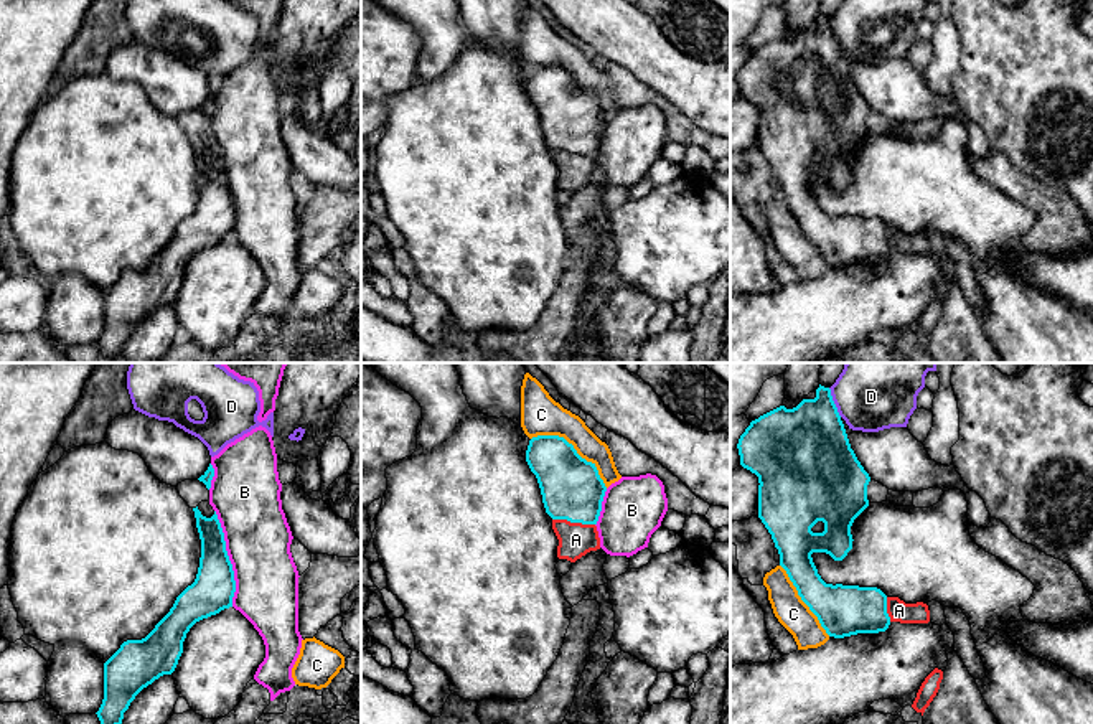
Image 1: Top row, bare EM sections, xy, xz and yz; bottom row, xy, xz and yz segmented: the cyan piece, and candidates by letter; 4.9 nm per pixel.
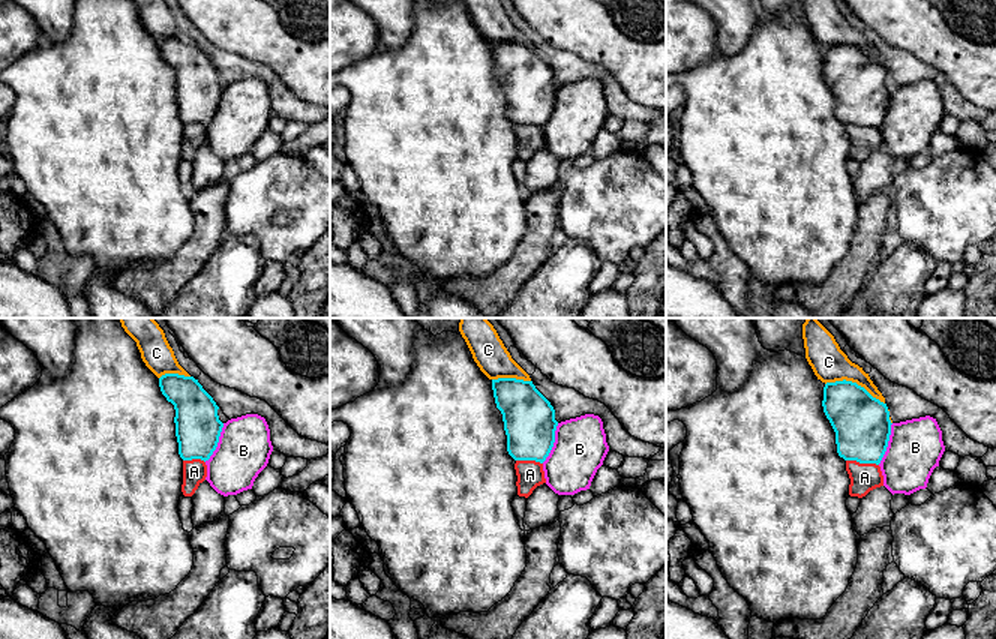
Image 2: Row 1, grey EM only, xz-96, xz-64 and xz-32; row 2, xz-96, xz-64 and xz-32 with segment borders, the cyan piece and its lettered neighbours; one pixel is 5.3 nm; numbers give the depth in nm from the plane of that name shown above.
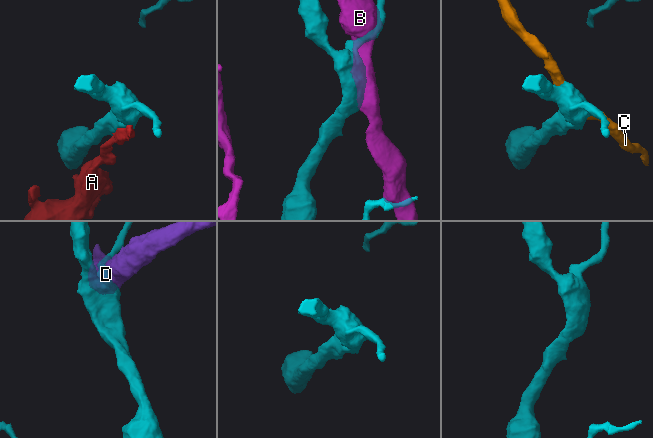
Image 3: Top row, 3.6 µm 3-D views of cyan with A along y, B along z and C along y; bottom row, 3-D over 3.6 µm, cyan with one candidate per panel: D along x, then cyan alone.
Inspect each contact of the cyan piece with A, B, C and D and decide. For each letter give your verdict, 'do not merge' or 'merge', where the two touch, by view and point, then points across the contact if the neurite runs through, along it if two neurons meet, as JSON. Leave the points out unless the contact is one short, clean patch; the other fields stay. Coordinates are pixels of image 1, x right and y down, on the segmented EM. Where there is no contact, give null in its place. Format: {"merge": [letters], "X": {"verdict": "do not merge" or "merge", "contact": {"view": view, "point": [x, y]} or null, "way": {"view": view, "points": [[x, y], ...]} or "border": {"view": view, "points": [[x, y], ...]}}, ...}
{"merge": [], "A": {"verdict": "do not merge", "contact": {"view": "xz", "point": [574, 521]}}, "B": {"verdict": "do not merge", "contact": {"view": "xy", "point": [228, 558]}}, "C": {"verdict": "do not merge", "contact": {"view": "xz", "point": [572, 447]}}, "D": {"verdict": "do not merge", "contact": {"view": "yz", "point": [833, 403]}}}

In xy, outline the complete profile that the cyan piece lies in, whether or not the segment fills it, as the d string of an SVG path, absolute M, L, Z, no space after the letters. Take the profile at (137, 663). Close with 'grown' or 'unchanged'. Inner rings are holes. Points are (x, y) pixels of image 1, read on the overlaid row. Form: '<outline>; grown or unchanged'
M198 506L193 511L201 539L196 579L145 638L124 642L104 663L104 699L96 712L101 724L122 724L135 696L175 671L190 628L232 607L236 581L218 515L206 518Z; unchanged

